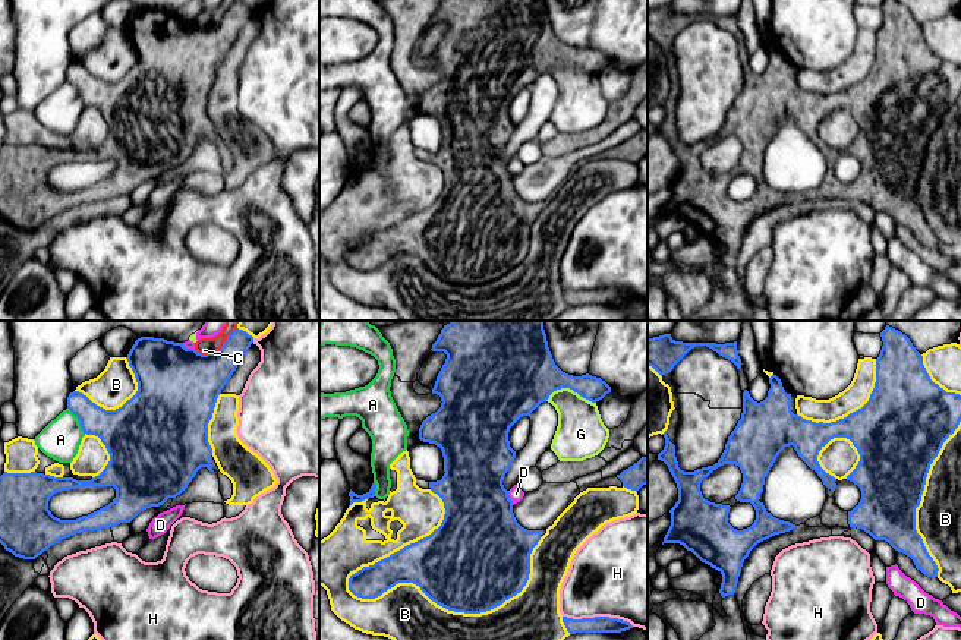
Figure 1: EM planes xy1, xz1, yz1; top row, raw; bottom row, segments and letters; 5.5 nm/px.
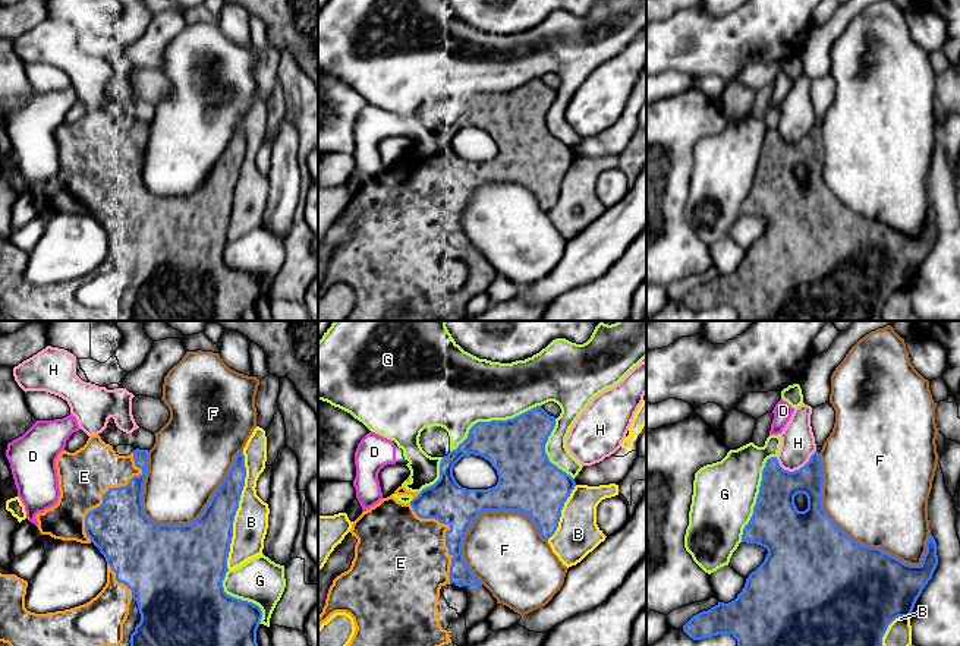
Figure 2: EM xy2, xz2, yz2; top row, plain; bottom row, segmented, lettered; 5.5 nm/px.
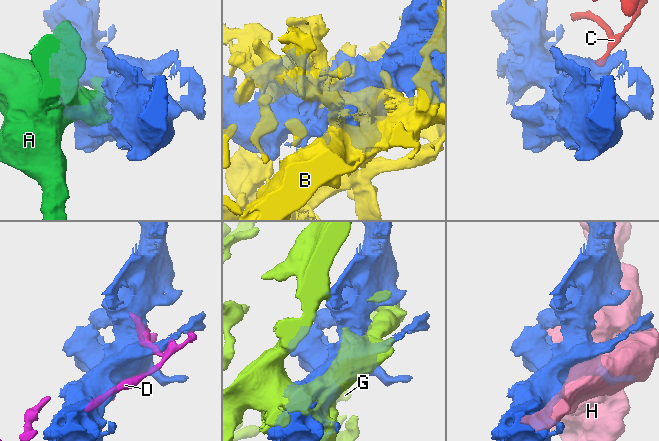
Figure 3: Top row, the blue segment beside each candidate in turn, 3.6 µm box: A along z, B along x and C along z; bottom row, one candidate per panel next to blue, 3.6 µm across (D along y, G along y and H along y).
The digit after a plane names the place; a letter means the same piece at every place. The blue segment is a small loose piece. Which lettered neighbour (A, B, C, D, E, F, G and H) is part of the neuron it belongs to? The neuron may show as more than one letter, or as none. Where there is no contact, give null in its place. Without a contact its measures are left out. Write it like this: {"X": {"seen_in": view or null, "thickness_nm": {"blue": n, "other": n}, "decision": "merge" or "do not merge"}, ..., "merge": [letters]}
{"A": {"seen_in": "xy1", "thickness_nm": {"blue": 240, "other": 220}, "decision": "do not merge"}, "B": {"seen_in": "xz1", "thickness_nm": {"blue": 500, "other": 420}, "decision": "do not merge"}, "C": {"seen_in": "xy1", "thickness_nm": {"blue": 360, "other": 90}, "decision": "do not merge"}, "D": {"seen_in": "xz1", "thickness_nm": {"blue": 420, "other": 80}, "decision": "do not merge"}, "E": {"seen_in": "xy2", "thickness_nm": {"blue": 320, "other": 280}, "decision": "merge"}, "F": {"seen_in": "yz2", "thickness_nm": {"blue": 500, "other": 500}, "decision": "do not merge"}, "G": {"seen_in": "xz2", "thickness_nm": {"blue": 320, "other": 400}, "decision": "do not merge"}, "H": {"seen_in": "xz1", "thickness_nm": {"blue": 100, "other": 460}, "decision": "do not merge"}, "merge": ["E"]}

